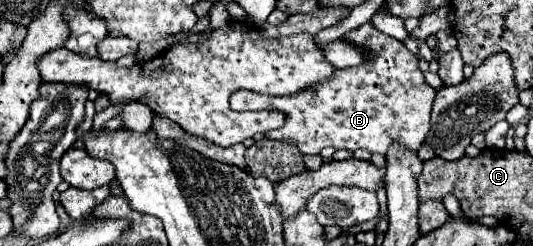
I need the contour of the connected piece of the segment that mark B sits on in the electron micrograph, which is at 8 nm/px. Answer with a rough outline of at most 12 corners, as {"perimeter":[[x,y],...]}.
{"perimeter":[[373,24],[343,40],[367,62],[291,96],[231,94],[279,110],[267,138],[419,150],[435,90],[415,54]]}

